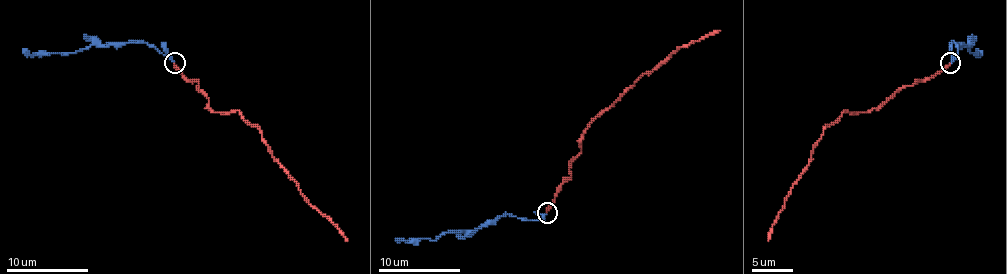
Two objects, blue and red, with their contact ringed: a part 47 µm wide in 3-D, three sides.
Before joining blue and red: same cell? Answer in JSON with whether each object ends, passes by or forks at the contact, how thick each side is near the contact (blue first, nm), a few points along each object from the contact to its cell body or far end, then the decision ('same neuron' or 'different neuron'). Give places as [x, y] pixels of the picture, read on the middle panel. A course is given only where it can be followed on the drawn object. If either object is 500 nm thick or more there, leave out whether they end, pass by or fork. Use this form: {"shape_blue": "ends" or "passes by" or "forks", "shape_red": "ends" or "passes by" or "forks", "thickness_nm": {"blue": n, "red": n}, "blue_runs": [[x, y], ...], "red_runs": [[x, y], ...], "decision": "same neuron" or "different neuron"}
{"shape_blue": "passes by", "shape_red": "ends", "thickness_nm": {"blue": 170, "red": 170}, "blue_runs": [[546, 212], [540, 220], [503, 214], [473, 230], [448, 230], [434, 241], [395, 238]], "red_runs": [[546, 212], [559, 187], [571, 175], [569, 165], [581, 151], [587, 126], [642, 75], [677, 49], [720, 30]], "decision": "same neuron"}

